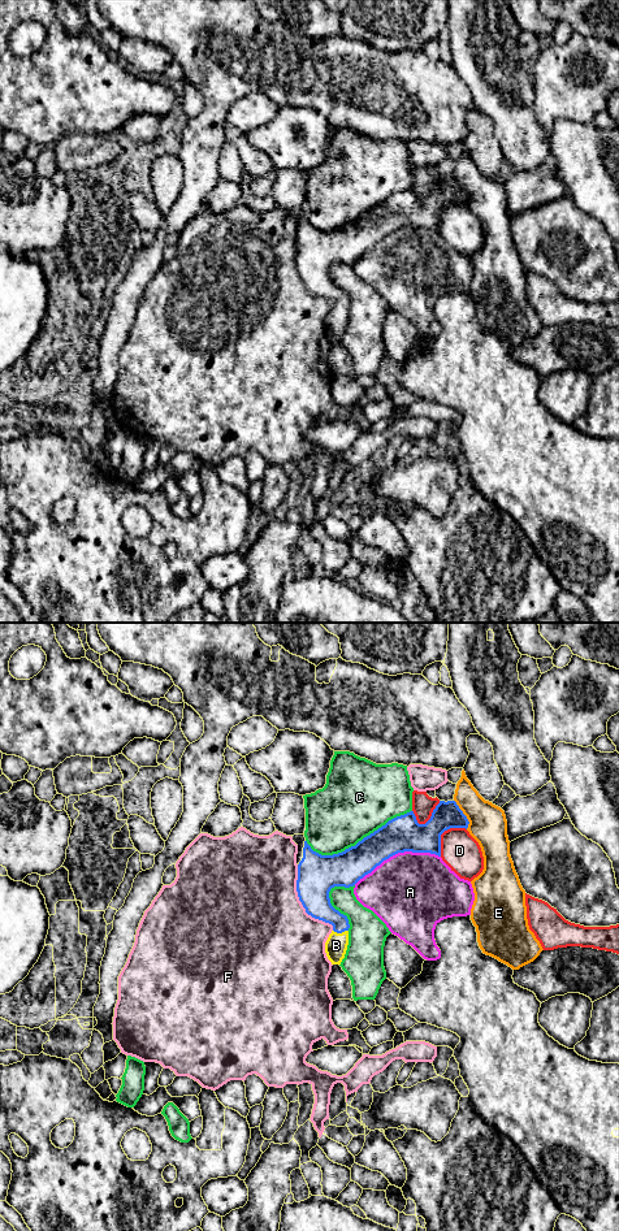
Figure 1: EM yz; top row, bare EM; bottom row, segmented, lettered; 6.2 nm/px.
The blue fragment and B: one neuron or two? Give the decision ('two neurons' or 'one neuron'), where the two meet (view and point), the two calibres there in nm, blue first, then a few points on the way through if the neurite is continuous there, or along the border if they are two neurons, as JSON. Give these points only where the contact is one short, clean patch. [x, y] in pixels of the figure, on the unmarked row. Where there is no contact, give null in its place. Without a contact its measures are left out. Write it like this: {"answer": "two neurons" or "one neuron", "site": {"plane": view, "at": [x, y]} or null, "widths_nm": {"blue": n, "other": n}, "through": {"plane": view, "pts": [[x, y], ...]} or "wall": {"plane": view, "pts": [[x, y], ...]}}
{"answer": "one neuron", "site": {"plane": "yz", "at": [341, 308]}, "widths_nm": {"blue": 170, "other": 140}, "through": {"plane": "yz", "pts": [[316, 277], [341, 302], [341, 308], [336, 321]]}}

